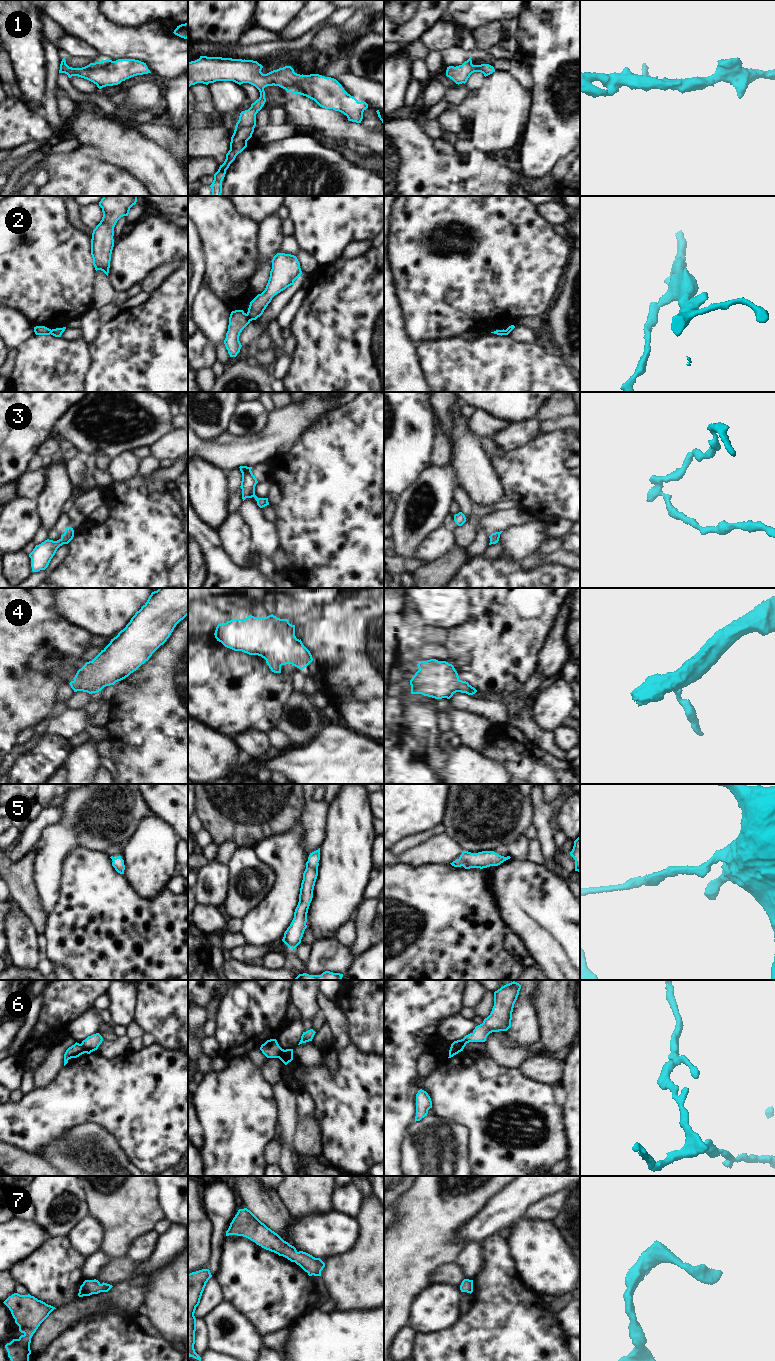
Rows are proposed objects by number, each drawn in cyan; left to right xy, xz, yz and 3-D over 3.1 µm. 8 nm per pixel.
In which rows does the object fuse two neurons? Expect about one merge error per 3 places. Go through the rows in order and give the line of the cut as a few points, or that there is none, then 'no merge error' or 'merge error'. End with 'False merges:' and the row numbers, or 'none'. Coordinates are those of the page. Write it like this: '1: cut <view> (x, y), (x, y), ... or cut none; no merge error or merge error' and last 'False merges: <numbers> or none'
1: cut none; no merge error
2: cut xz (246, 314), (251, 320); merge error
3: cut none; no merge error
4: cut none; no merge error
5: cut none; no merge error
6: cut yz (451, 1044), (460, 1051); merge error
7: cut none; no merge error
False merges: 2, 6

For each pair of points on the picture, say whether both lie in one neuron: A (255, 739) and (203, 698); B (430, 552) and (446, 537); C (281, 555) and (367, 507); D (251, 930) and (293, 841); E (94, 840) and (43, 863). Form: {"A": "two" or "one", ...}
{"A": "two", "B": "one", "C": "two", "D": "one", "E": "one"}

